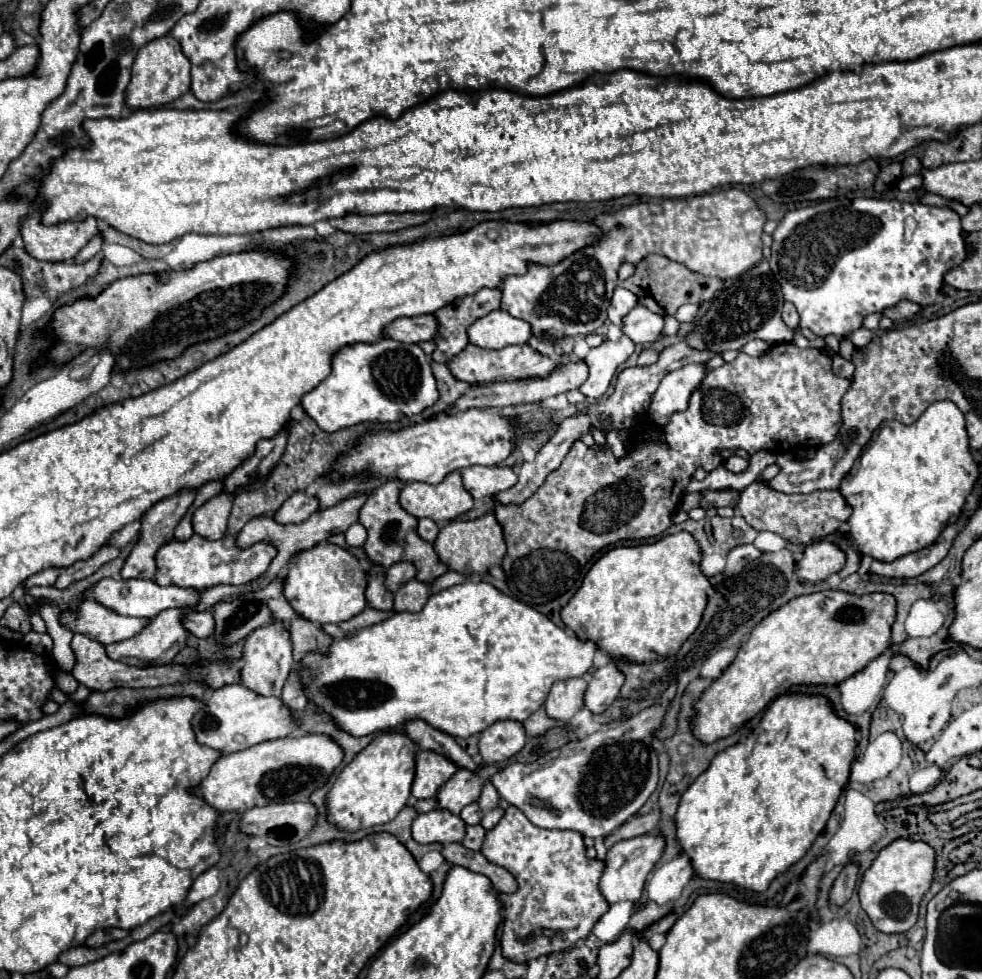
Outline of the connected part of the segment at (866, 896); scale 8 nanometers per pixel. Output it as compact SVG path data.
M895 839L887 845L873 865L863 873L859 887L861 907L873 921L873 925L883 933L905 933L917 923L919 903L933 883L935 871L935 851L925 841Z

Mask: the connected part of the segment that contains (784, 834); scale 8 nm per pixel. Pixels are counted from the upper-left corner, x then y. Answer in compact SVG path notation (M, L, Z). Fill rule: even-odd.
M785 693L777 697L765 711L755 733L747 741L735 743L715 755L709 769L681 797L675 815L677 837L681 851L691 857L695 875L765 891L779 873L787 871L807 853L815 837L825 829L849 781L855 747L855 725L839 717L825 695Z

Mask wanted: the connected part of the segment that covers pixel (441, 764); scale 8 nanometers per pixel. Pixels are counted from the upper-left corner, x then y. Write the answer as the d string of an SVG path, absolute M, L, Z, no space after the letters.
M419 751L411 795L415 799L435 797L441 785L445 785L455 771L455 763L451 763L451 759L447 759L445 755L435 751Z

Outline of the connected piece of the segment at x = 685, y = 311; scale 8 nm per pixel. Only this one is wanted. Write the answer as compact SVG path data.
M683 305L683 307L679 307L675 317L677 317L679 323L691 323L697 317L697 309L699 309L697 305Z

